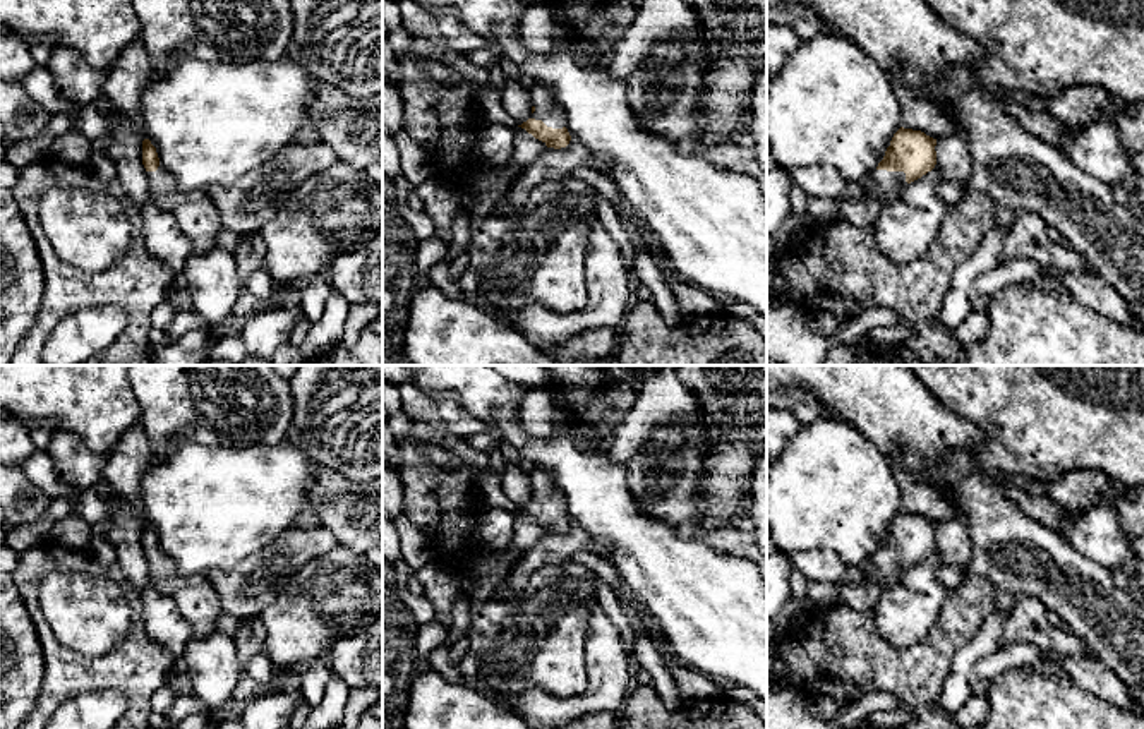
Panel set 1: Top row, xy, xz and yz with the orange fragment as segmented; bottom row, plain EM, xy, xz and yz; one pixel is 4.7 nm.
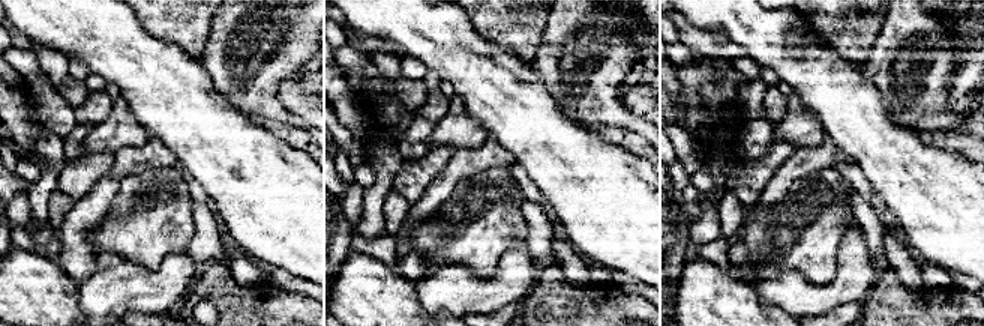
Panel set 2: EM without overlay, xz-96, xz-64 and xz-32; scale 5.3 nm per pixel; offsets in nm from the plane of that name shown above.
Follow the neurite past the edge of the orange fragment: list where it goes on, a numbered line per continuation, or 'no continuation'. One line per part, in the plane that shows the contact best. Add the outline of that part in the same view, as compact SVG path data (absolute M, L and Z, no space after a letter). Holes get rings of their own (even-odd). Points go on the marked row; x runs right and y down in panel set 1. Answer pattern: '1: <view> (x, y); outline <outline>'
1: yz (887, 186); outline M875 170L864 178L864 192L876 196L883 206L899 199L907 185L904 172Z

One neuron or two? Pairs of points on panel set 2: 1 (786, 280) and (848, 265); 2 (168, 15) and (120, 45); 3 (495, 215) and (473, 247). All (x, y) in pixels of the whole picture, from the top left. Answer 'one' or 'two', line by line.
1: one
2: two
3: one

